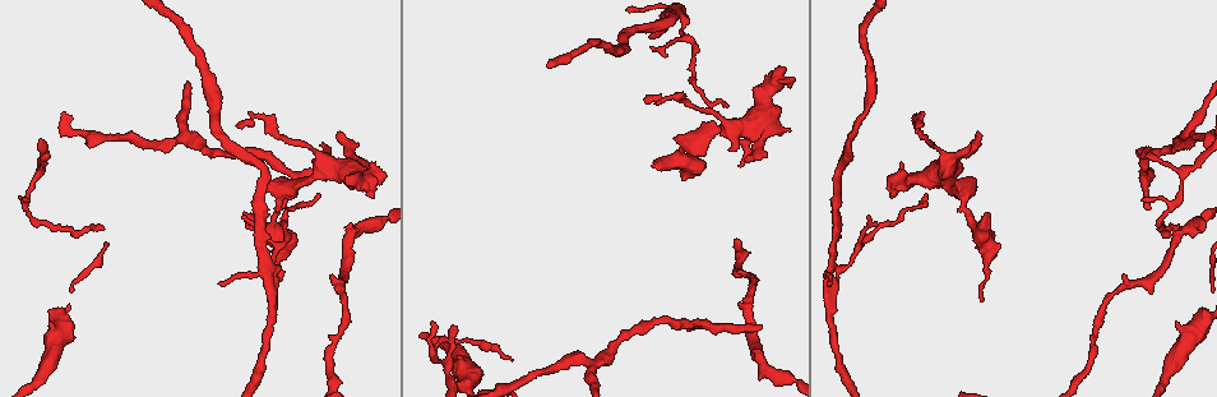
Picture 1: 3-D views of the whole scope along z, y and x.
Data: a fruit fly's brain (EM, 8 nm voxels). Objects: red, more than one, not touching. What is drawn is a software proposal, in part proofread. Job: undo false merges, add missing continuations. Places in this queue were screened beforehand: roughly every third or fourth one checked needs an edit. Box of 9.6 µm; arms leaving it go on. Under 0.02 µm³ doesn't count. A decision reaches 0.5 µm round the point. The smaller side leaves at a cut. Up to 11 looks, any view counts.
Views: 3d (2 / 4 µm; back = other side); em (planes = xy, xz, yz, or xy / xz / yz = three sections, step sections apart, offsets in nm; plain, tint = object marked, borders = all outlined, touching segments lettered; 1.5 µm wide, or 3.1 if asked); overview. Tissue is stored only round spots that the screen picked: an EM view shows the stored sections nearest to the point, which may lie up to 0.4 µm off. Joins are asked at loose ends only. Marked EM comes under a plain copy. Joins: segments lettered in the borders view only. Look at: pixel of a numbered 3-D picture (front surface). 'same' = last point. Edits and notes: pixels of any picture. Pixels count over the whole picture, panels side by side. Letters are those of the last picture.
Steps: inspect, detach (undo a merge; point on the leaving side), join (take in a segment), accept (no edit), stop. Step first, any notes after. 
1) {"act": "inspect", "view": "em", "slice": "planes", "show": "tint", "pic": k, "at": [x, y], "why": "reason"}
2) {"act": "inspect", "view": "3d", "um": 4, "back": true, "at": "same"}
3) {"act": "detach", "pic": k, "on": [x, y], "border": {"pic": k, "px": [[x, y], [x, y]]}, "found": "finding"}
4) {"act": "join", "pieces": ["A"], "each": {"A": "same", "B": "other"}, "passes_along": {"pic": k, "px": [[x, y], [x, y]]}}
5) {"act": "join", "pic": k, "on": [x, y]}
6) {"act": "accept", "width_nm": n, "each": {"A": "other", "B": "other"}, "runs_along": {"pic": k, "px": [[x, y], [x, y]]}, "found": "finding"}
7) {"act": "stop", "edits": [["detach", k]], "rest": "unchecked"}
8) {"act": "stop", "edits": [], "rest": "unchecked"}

{"act": "inspect", "view": "em", "slice": "planes", "show": "borders", "pic": 1, "at": [181, 140]}

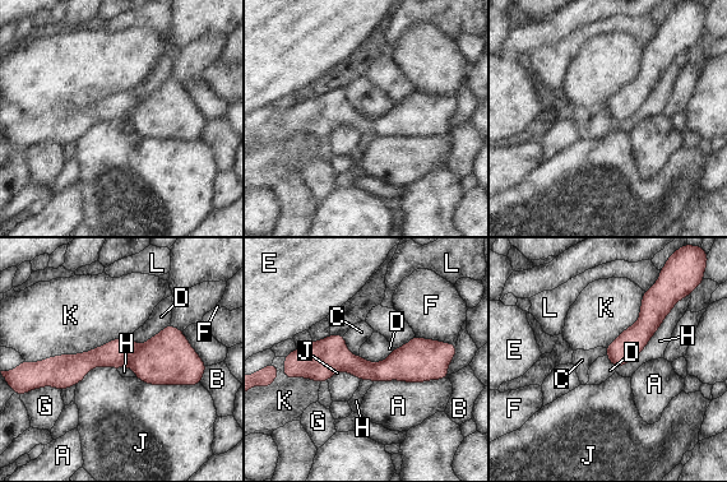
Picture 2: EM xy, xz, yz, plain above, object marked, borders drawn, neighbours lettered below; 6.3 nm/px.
{"act": "accept", "width_nm": 140, "longest_contact_nm": ["K", 650], "each": {"A": "other", "B": "other", "C": "other", "D": "other", "E": "other", "F": "other", "G": "other", "H": "other", "J": "other", "K": "other", "L": "other"}, "found": "all the same cell"}

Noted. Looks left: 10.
{"act": "inspect", "view": "3d", "um": 2, "pic": 1, "at": [762, 327], "why": "branch stops here"}

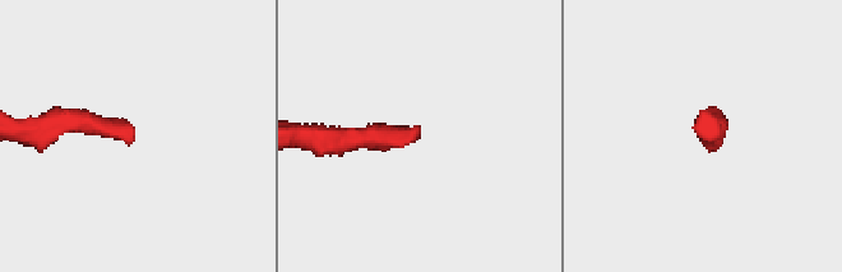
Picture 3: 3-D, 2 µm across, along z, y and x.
{"act": "inspect", "view": "em", "slice": "planes", "show": "tint", "pic": 3, "at": [129, 144]}

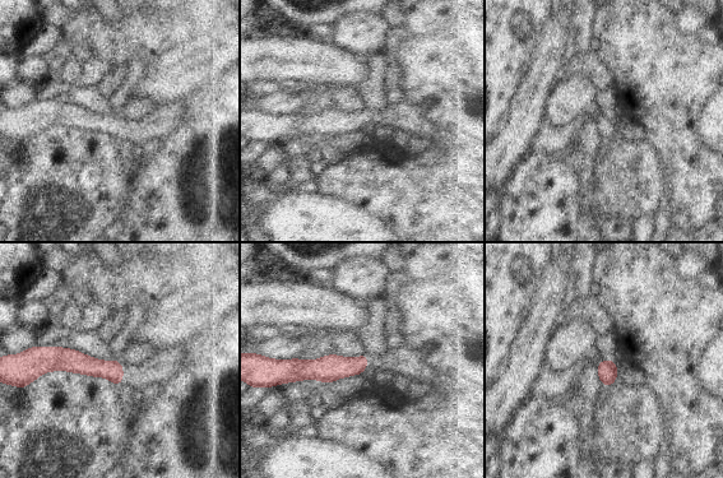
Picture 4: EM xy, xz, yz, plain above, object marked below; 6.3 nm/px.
{"act": "inspect", "view": "em", "slice": "planes", "show": "borders", "at": "same", "why": "what lies round it"}

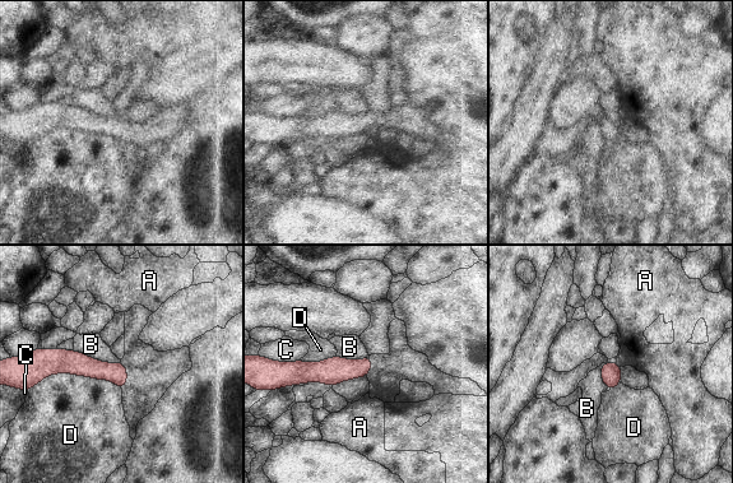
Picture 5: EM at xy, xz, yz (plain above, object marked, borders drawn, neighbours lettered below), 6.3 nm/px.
{"act": "accept", "each": {"A": "other", "B": "other", "C": "other", "D": "other"}, "border": {"pic": 5, "px": [[33, 385], [75, 374], [121, 390]]}, "found": "none of them fits"}

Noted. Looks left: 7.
{"act": "inspect", "view": "em", "slice": "planes", "show": "borders", "pic": 1, "at": [866, 216], "why": "free end"}

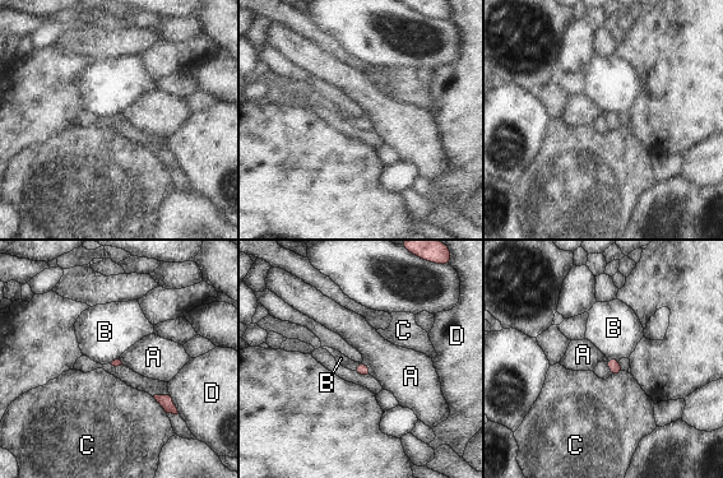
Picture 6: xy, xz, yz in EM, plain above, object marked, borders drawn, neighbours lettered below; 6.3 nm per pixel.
{"act": "accept", "each": {"A": "other", "B": "other", "C": "other", "D": "other"}, "border": {"pic": 6, "px": [[619, 358], [607, 360]]}, "found": "none of them fits"}

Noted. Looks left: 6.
{"act": "inspect", "view": "3d", "um": 4, "back": true, "pic": 1, "at": [237, 124], "why": "tapers out"}

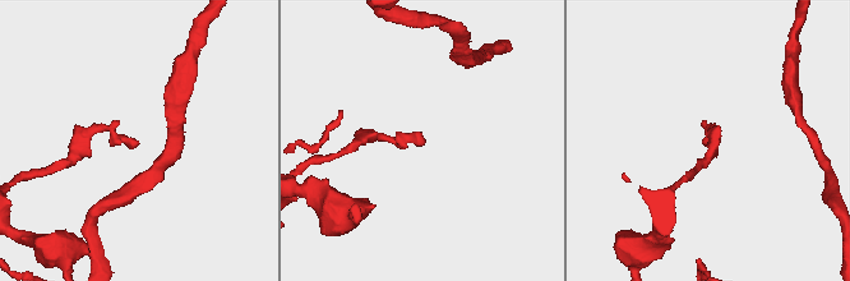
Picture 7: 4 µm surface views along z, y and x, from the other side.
{"act": "inspect", "view": "em", "slice": "planes", "show": "borders", "pic": 7, "at": [422, 140]}

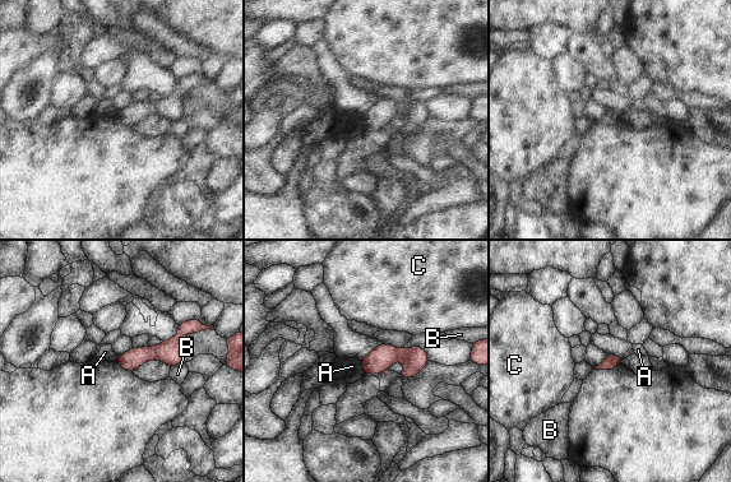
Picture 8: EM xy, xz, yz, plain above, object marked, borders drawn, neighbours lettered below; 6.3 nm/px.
{"act": "accept", "each": {"A": "other", "B": "other", "C": "other"}, "border": {"pic": 8, "px": [[360, 361], [364, 374]]}, "found": "no lettered segment goes on from it"}

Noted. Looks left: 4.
{"act": "stop", "edits": [], "rest": "unchecked"}

